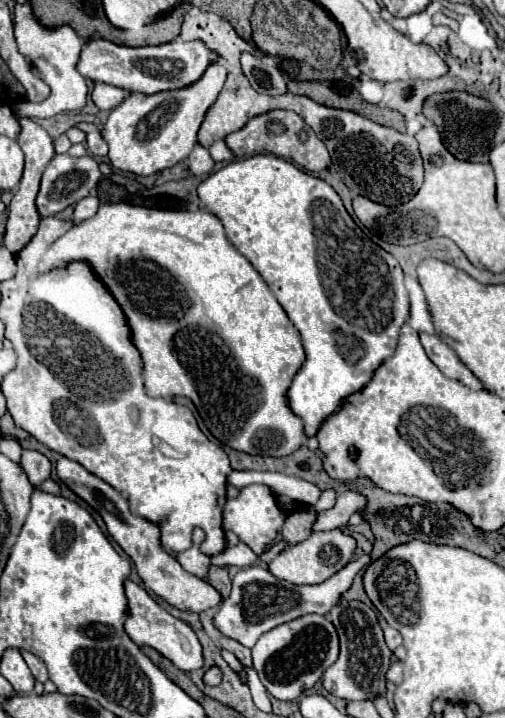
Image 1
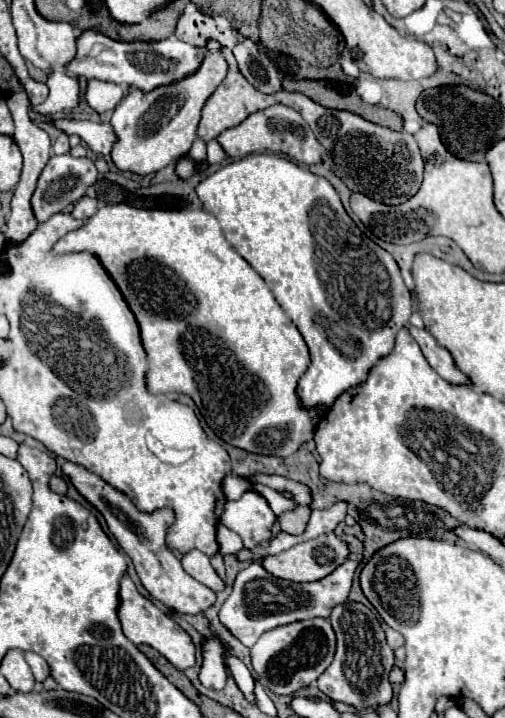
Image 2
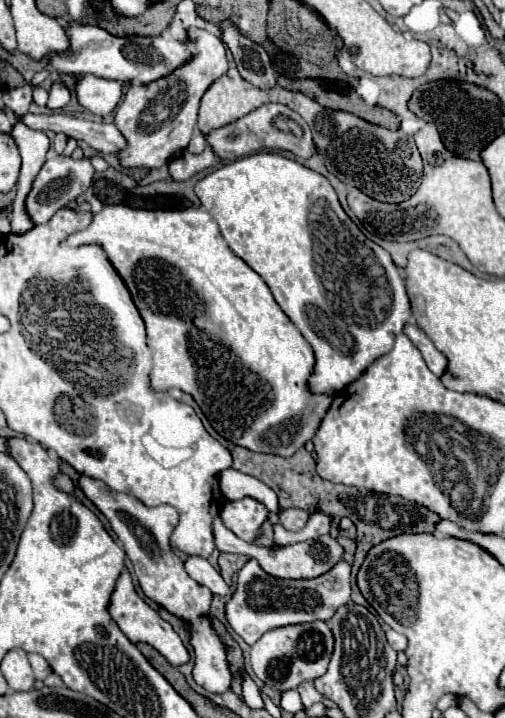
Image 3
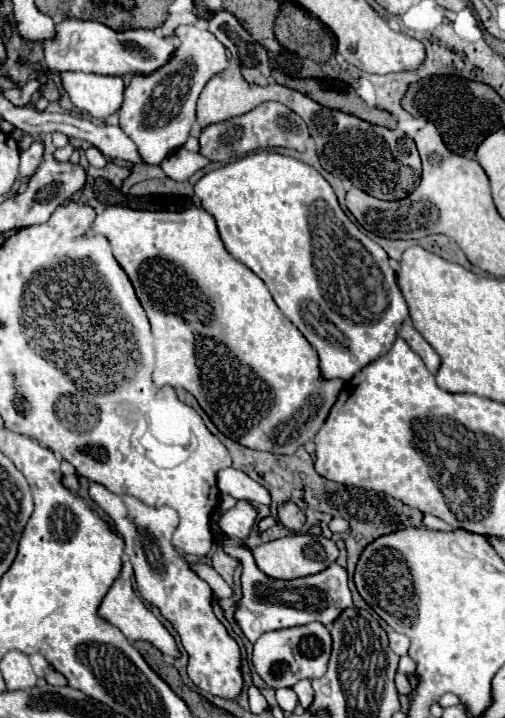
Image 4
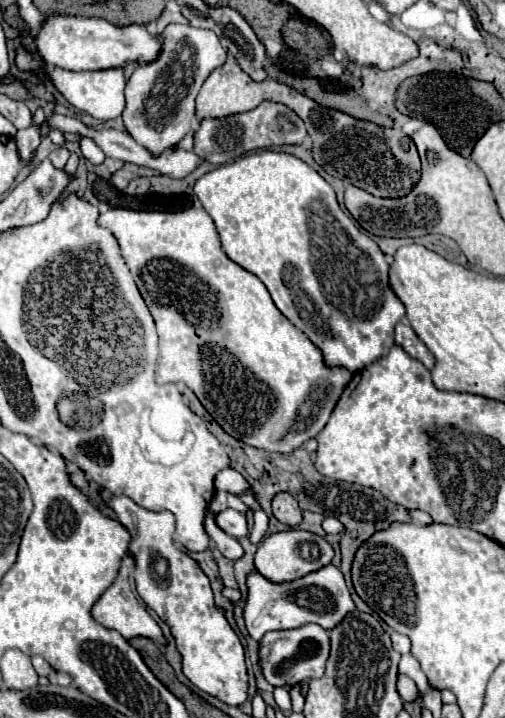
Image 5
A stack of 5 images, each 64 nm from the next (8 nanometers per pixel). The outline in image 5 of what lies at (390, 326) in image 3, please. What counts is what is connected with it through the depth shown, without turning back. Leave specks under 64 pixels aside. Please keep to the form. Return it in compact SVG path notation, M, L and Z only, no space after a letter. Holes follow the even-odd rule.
M260 150L204 174L194 192L212 216L228 258L264 282L278 310L316 344L328 368L356 372L388 354L394 346L394 326L406 316L388 282L390 264L378 244L340 210L332 186L314 168L292 154Z

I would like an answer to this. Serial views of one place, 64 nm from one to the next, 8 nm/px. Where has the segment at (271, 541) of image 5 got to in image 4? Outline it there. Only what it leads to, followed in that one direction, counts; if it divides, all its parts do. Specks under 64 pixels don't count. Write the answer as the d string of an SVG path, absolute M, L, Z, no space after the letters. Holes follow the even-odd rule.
M294 534L294 536L284 536L278 540L272 540L268 544L260 544L252 550L258 568L278 580L292 580L292 578L302 578L302 576L312 576L322 570L326 570L330 564L336 562L338 558L338 548L336 544L326 538L326 536L310 536L310 534Z

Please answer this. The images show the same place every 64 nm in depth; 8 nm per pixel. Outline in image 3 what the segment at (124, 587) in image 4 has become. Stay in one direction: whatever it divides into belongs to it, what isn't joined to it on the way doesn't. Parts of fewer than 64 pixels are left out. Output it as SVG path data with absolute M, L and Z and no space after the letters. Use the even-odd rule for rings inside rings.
M124 570L122 576L118 578L118 584L116 584L116 590L114 590L112 602L110 602L110 614L112 614L112 618L116 620L116 624L120 626L120 630L124 632L124 636L126 636L130 642L134 642L134 644L146 642L146 644L154 646L172 666L180 666L180 664L186 664L186 662L190 660L190 652L188 652L188 648L184 646L182 638L172 630L172 626L170 626L166 620L160 618L160 614L158 614L154 608L150 608L150 606L136 594L128 570Z

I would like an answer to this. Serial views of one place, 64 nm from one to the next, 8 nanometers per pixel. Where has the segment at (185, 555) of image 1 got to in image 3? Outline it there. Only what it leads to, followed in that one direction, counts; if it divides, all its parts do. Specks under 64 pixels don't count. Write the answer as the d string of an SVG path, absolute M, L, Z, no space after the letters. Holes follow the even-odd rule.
M190 556L186 562L184 562L184 568L186 572L202 586L210 588L212 594L218 594L218 596L226 596L228 594L228 584L224 582L224 578L220 576L218 570L214 570L206 558L200 558L200 556Z

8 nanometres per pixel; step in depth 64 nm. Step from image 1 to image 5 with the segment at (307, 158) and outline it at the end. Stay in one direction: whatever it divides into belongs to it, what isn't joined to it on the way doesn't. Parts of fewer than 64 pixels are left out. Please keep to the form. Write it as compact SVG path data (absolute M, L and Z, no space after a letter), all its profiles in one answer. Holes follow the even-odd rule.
M262 102L258 108L234 114L226 118L202 120L198 132L194 134L194 152L210 162L210 164L228 164L238 160L244 152L268 148L268 146L282 146L282 144L302 144L306 138L306 128L302 118L292 112L288 106L278 102Z

